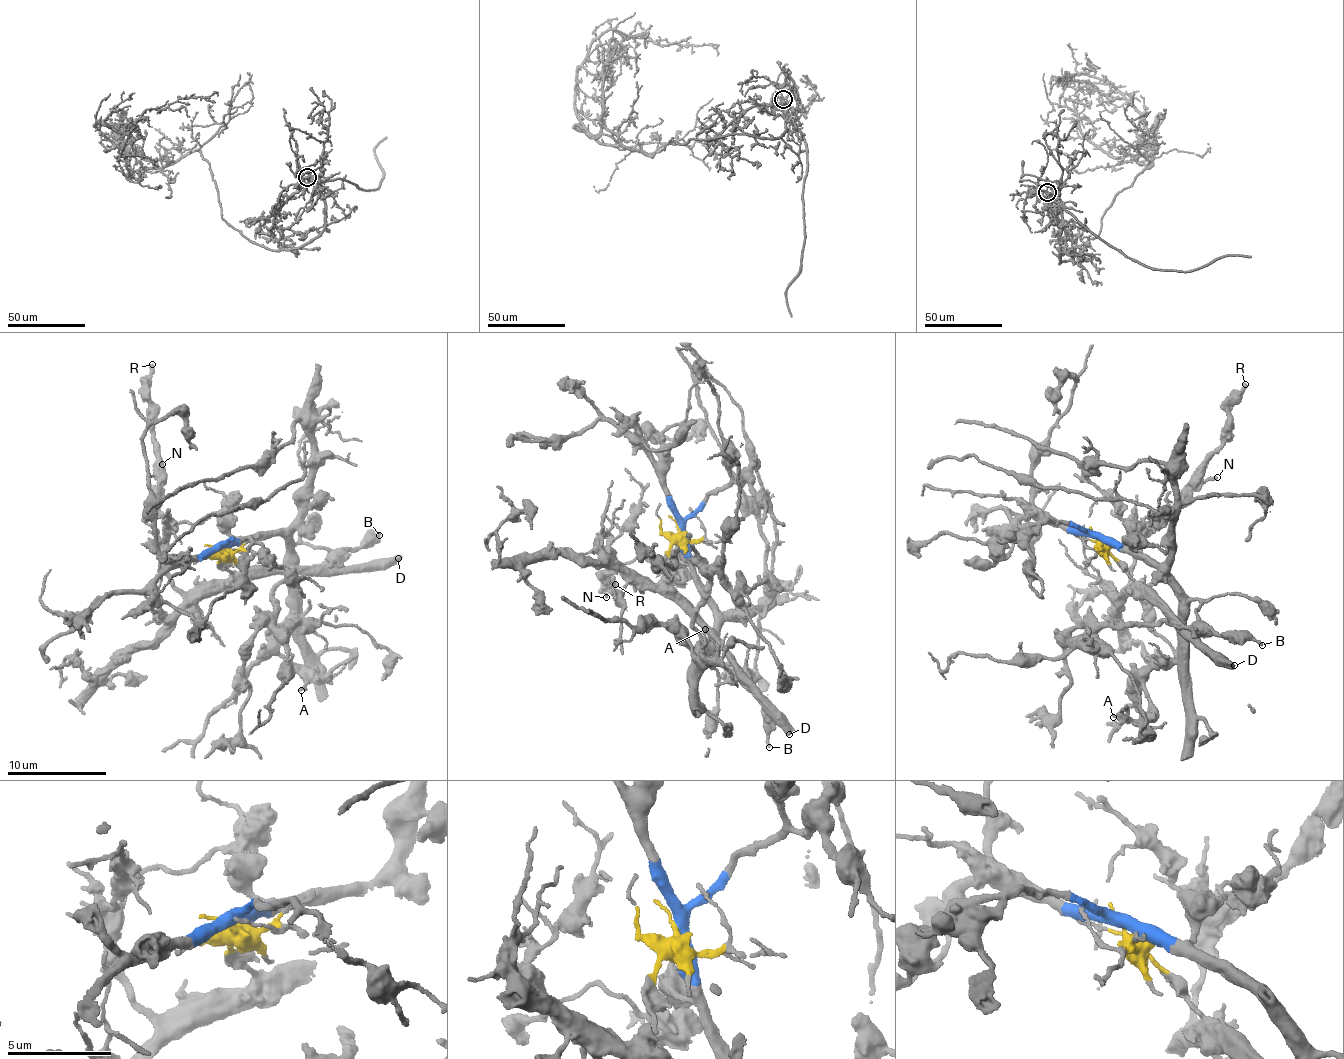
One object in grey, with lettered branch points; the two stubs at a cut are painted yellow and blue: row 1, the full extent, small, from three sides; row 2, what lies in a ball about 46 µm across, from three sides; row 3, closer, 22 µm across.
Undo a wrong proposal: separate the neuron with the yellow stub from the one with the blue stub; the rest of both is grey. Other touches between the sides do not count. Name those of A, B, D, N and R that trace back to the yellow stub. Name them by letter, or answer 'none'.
D, N, R

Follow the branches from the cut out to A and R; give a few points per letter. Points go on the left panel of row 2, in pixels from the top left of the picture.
A: (218, 546), (270, 530), (282, 537), (289, 550), (291, 611), (277, 640), (279, 655), (305, 683), (301, 690)
R: (216, 546), (229, 578), (185, 592), (164, 557), (170, 526), (160, 508), (159, 450), (151, 433), (153, 363)

